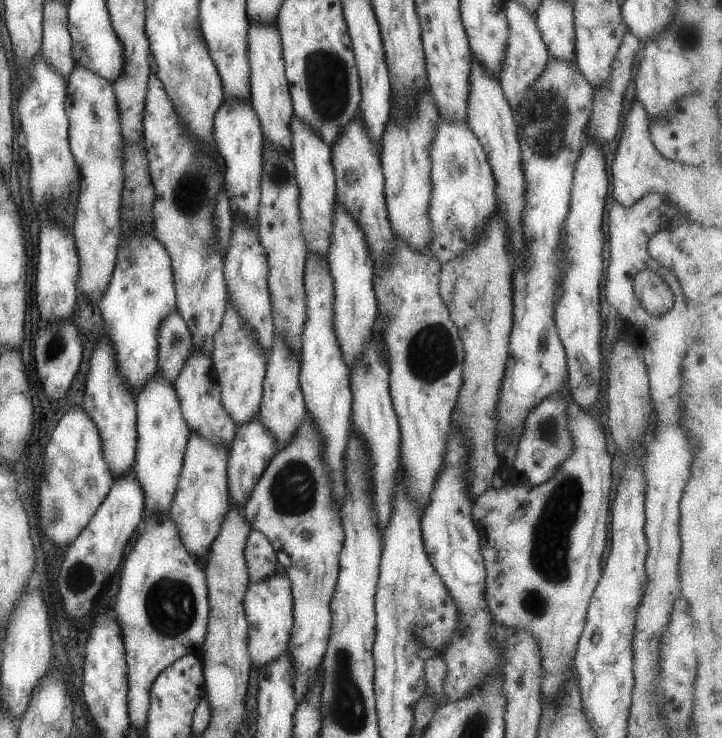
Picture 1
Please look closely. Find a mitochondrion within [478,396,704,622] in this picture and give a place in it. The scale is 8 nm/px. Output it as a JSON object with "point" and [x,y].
{"point":[552,528]}

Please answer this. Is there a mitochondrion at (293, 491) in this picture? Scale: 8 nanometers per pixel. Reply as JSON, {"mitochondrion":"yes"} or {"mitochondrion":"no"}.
{"mitochondrion":"yes"}

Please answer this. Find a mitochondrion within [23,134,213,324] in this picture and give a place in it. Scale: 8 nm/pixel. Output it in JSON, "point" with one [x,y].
{"point":[191,189]}

